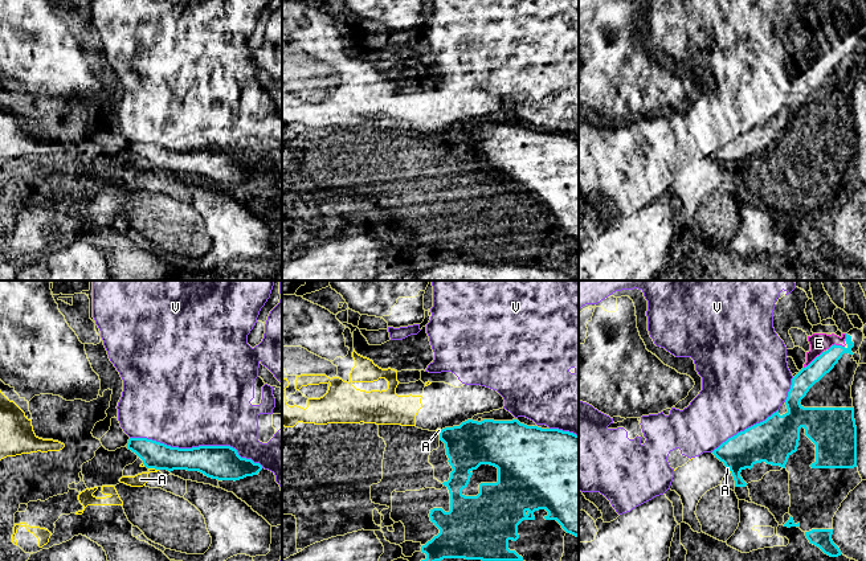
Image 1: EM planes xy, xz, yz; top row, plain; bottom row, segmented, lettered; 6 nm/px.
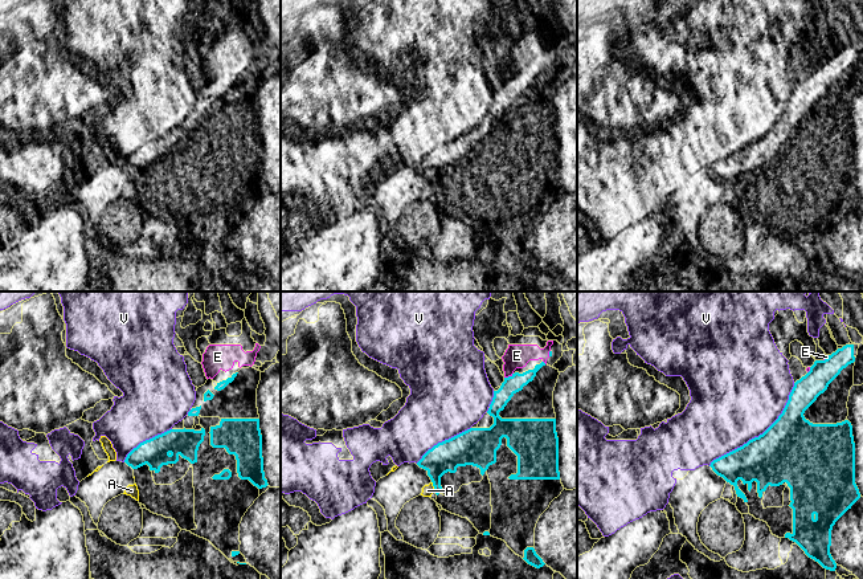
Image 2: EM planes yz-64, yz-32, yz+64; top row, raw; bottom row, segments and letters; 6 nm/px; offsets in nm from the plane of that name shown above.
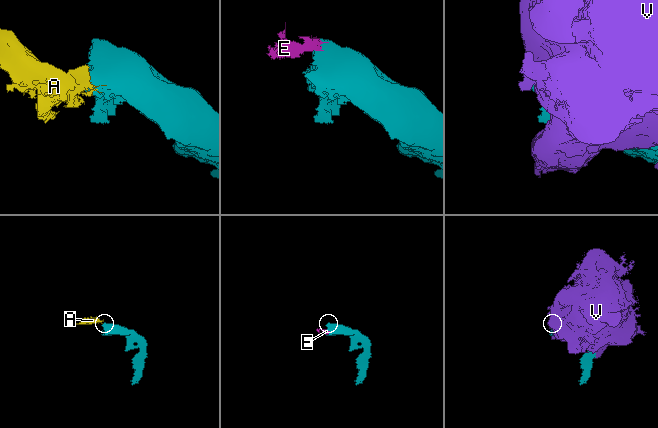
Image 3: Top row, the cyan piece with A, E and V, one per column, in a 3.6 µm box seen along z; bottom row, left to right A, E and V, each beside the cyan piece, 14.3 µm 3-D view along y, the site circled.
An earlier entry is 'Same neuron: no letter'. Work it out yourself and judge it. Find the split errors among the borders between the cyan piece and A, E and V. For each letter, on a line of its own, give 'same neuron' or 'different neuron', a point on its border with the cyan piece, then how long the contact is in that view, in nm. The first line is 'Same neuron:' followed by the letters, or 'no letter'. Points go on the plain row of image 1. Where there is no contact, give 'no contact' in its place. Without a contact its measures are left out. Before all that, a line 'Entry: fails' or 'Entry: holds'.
Entry: fails
Same neuron: E
A: different neuron; contact xy (154, 171); length 70 nm
E: same neuron; contact yz (836, 49); length 110 nm
V: different neuron; contact xy (197, 151); length 850 nm

